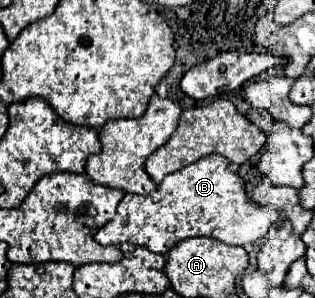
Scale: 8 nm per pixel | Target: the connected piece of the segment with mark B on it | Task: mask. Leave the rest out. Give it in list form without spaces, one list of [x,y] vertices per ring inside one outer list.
[[[212,153],[168,175],[150,195],[126,193],[118,203],[114,219],[108,221],[94,239],[100,245],[120,245],[128,241],[160,255],[194,235],[214,237],[228,245],[246,245],[264,239],[270,225],[278,219],[278,213],[248,199],[242,177],[232,173],[228,165],[226,157]]]

